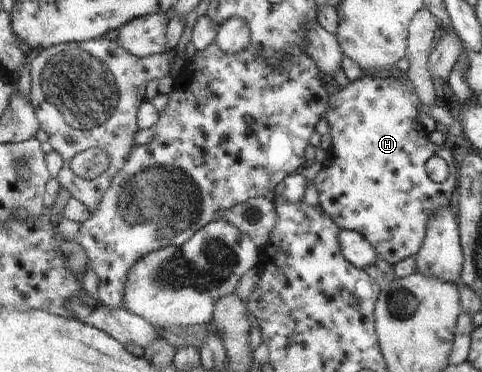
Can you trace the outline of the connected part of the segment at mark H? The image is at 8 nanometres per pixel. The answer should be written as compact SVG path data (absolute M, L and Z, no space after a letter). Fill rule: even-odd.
M391 72L387 77L373 77L368 76L368 73L363 74L361 77L350 81L347 85L341 87L337 92L330 95L328 110L326 111L326 121L330 125L330 135L332 137L332 144L330 148L330 166L323 166L323 168L317 174L317 177L313 181L305 180L305 177L301 175L301 171L290 175L288 178L285 178L283 182L280 183L279 186L275 189L275 198L280 199L280 197L284 197L284 200L290 202L298 202L299 200L303 200L305 197L305 191L307 191L307 185L309 183L313 183L315 188L317 189L319 195L319 205L321 205L322 209L325 211L335 223L342 230L349 230L359 233L362 237L368 240L369 245L375 250L377 255L381 255L381 257L389 263L389 265L395 265L397 262L401 260L407 259L408 257L414 256L421 247L423 237L425 235L426 223L428 219L439 209L450 206L450 204L454 203L455 197L455 189L457 184L457 166L454 159L451 157L451 153L449 152L449 148L445 145L438 146L434 143L431 143L428 140L427 132L423 129L423 126L417 121L417 108L420 105L420 101L412 88L411 83L409 81L403 81L401 78L397 76L393 76ZM431 155L439 155L441 159L446 161L448 167L448 176L445 181L438 184L435 183L429 178L427 178L427 174L423 170L423 164Z

